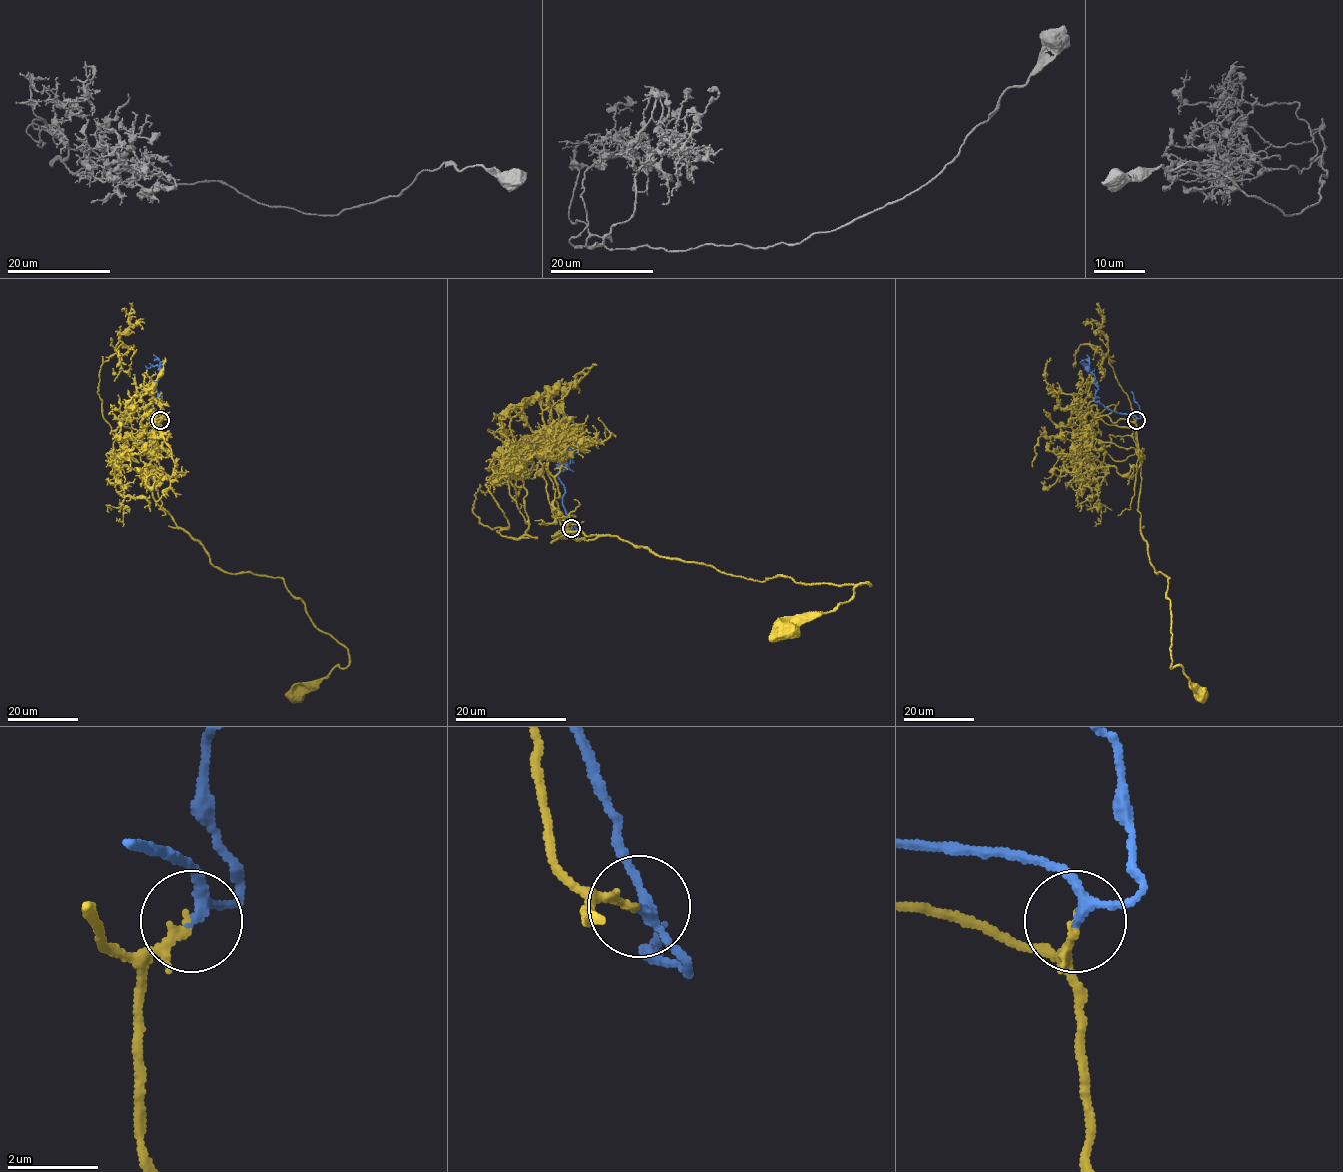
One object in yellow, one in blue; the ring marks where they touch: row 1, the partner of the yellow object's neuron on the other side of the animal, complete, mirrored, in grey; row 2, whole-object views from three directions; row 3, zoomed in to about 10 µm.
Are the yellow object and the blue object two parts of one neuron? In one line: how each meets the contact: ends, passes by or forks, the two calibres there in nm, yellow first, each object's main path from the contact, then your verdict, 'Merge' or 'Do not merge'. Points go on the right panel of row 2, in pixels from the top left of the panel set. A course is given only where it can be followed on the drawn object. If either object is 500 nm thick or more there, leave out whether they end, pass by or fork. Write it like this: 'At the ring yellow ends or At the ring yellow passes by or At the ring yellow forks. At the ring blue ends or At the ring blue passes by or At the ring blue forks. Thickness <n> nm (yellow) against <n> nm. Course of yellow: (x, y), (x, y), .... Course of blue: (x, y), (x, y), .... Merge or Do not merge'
At the ring yellow ends. At the ring blue passes by. Thickness 160 nm (yellow) against 200 nm. Course of yellow: (1135, 419), (1140, 533), (1149, 561), (1169, 577), (1171, 668), (1180, 665), (1200, 694). Course of blue: (1135, 419), (1133, 415), (1111, 410), (1095, 401), (1097, 389), (1095, 376), (1084, 365). Merge

